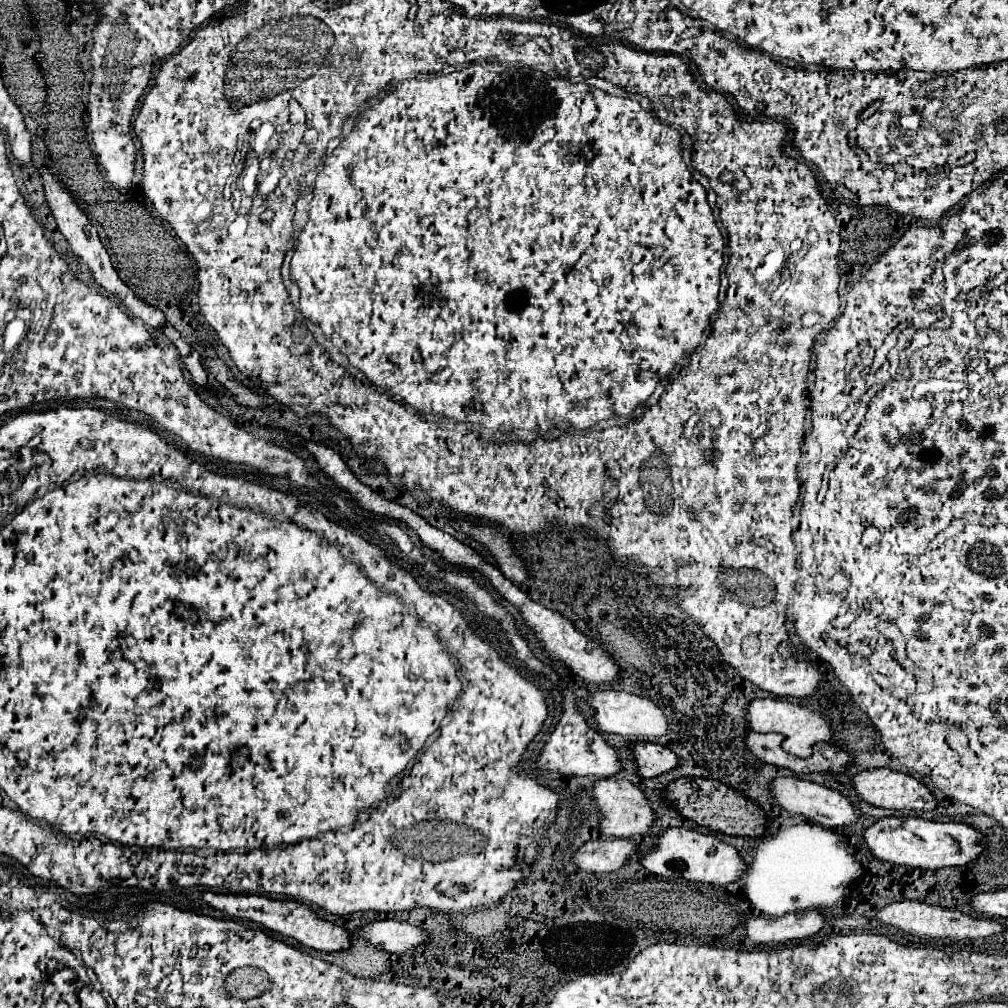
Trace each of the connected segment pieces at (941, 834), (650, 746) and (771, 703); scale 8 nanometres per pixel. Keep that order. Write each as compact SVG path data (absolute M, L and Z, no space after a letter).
M882 817L864 831L864 841L872 855L892 865L918 867L918 869L940 869L952 865L966 865L976 859L984 849L984 837L980 831L966 823L938 823L920 817Z
M640 741L640 743L630 743L628 749L636 757L636 773L644 779L666 773L678 765L678 757L670 749L658 743Z
M752 699L748 703L748 713L746 713L746 723L752 731L756 733L782 733L788 737L788 753L798 755L798 757L808 757L810 749L818 741L830 741L830 723L824 715L802 707L794 705L790 701L782 699Z

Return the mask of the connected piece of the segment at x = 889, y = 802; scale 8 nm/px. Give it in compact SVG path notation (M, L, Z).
M864 769L850 777L850 785L862 801L874 807L900 809L900 811L932 811L936 807L934 795L908 773L900 773L892 769Z

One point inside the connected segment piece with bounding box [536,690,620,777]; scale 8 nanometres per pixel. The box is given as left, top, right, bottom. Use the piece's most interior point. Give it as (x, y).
(573, 749)

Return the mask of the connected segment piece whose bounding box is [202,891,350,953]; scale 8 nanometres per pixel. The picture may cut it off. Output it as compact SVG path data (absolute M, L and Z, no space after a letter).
M212 891L202 893L202 901L212 905L218 911L230 915L232 919L252 921L258 927L262 927L262 929L266 929L274 935L290 937L290 939L298 941L300 945L316 949L316 951L332 953L332 951L340 951L340 949L350 947L348 933L342 927L316 917L308 909L308 905L300 905L296 901L276 901L276 899L268 899L268 897L262 897L262 895L228 895L228 893L212 893Z

